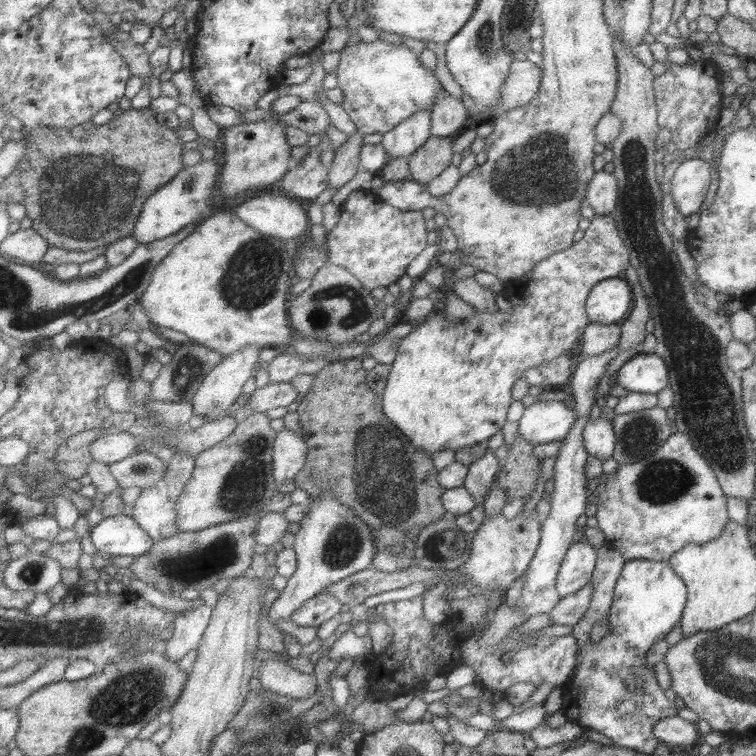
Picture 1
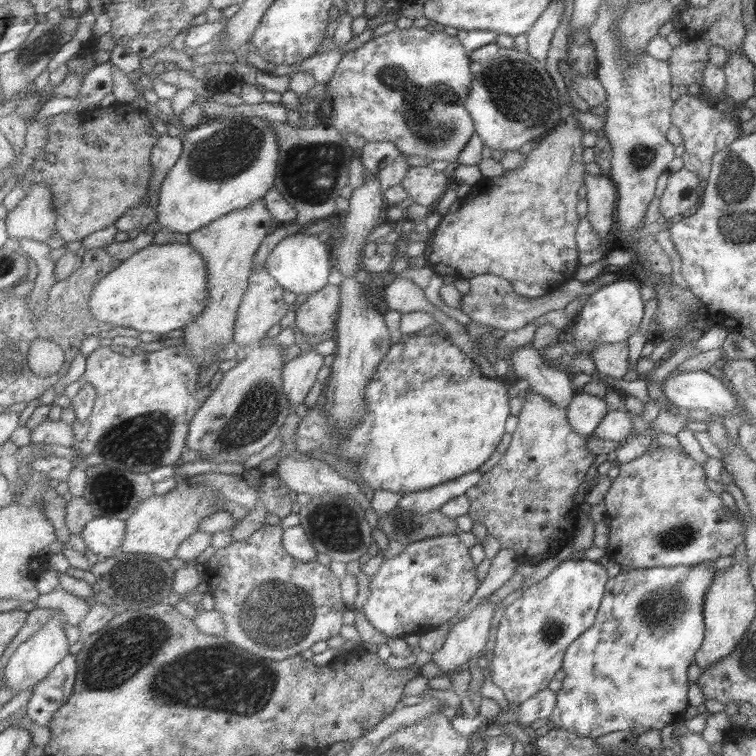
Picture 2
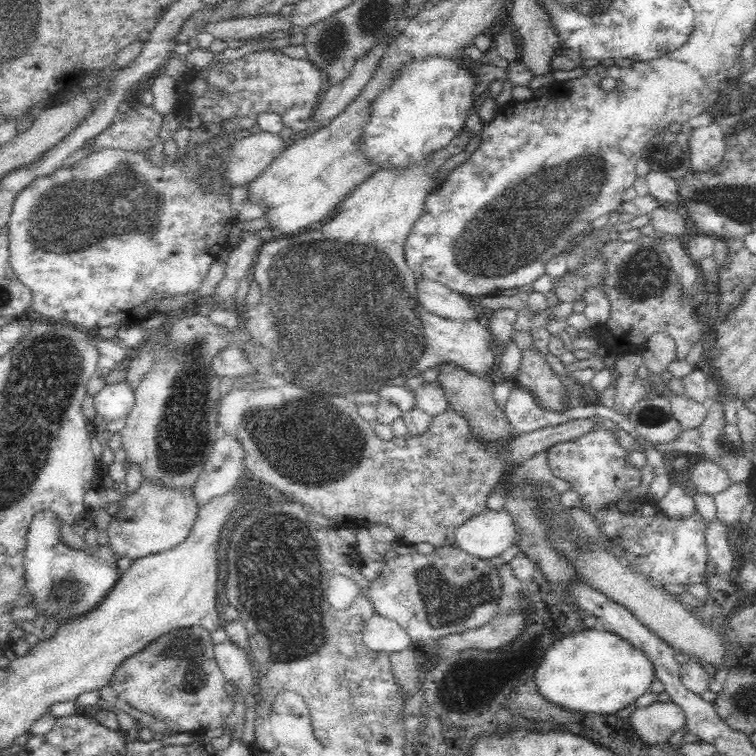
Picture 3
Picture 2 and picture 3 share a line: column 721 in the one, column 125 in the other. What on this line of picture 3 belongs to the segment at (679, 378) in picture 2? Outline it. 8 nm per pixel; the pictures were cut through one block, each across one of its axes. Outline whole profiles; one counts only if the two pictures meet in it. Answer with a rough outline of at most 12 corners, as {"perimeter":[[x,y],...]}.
{"perimeter":[[125,380],[105,385],[93,396],[98,415],[124,419],[135,403]]}

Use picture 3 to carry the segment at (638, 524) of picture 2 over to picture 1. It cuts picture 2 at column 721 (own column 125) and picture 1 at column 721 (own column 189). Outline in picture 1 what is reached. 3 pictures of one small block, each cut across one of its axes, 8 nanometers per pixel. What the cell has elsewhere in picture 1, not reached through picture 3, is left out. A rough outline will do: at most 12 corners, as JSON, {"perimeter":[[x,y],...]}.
{"perimeter":[[684,432],[618,465],[597,498],[606,546],[668,561],[730,519]]}

